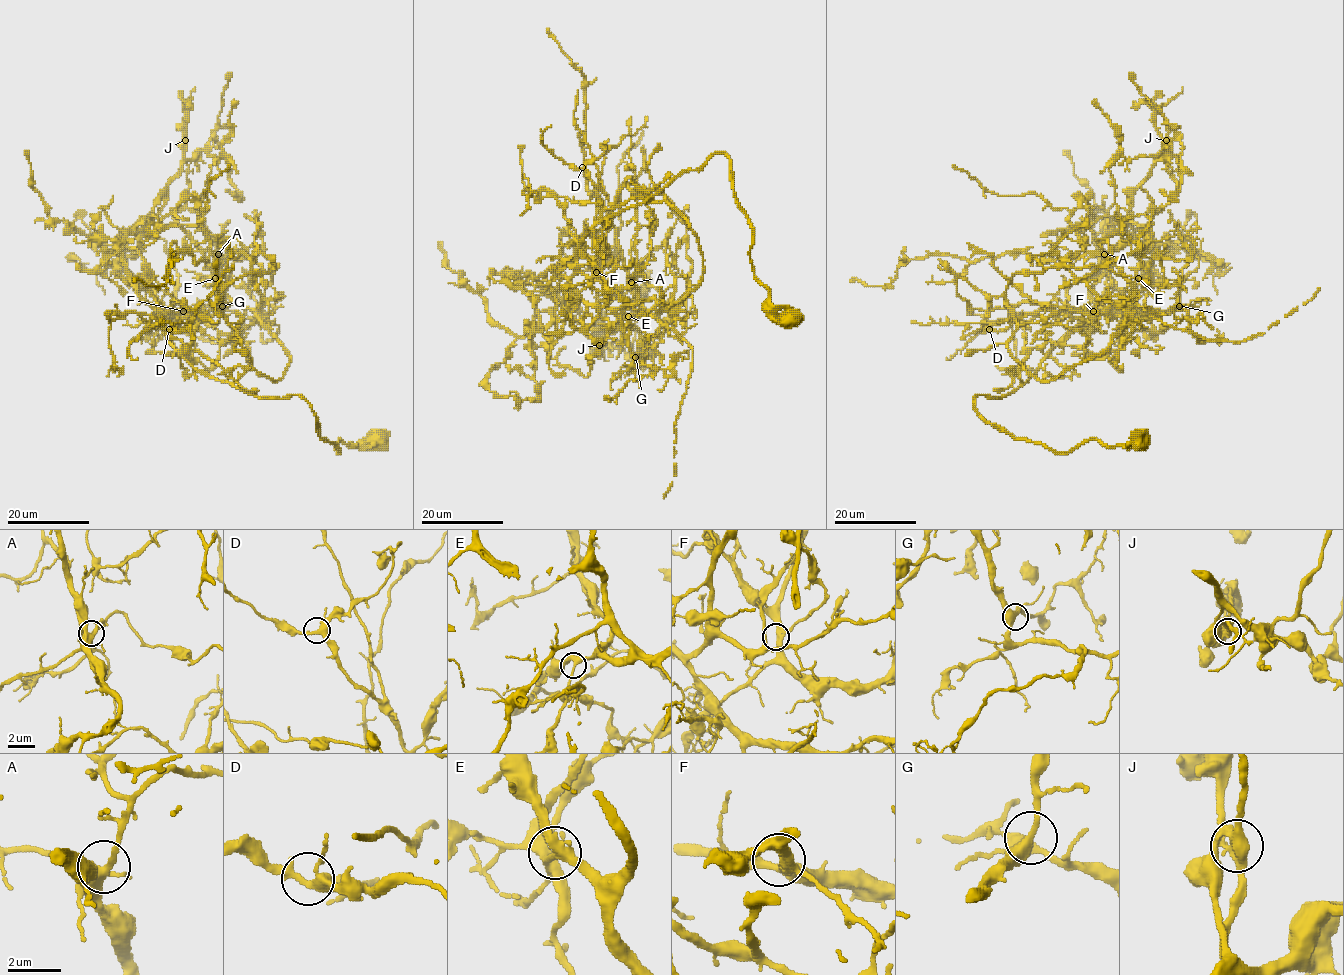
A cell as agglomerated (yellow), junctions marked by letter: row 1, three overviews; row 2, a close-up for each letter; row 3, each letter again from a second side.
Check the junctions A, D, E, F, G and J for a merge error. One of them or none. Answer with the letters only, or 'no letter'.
J

